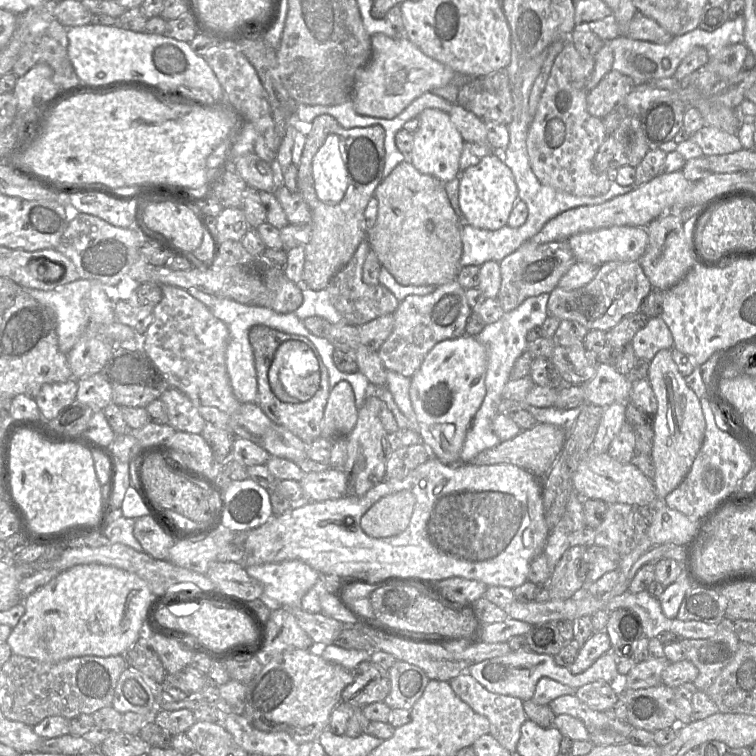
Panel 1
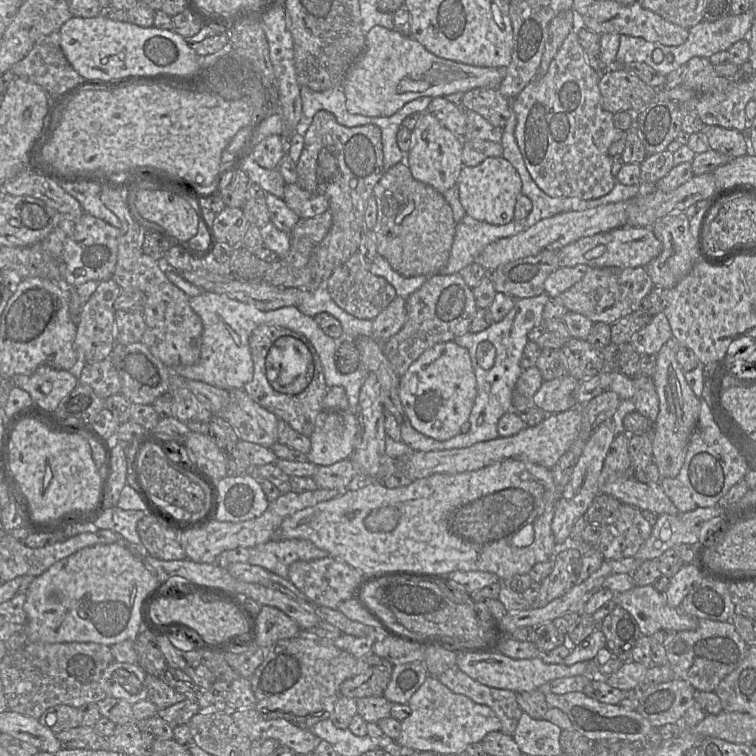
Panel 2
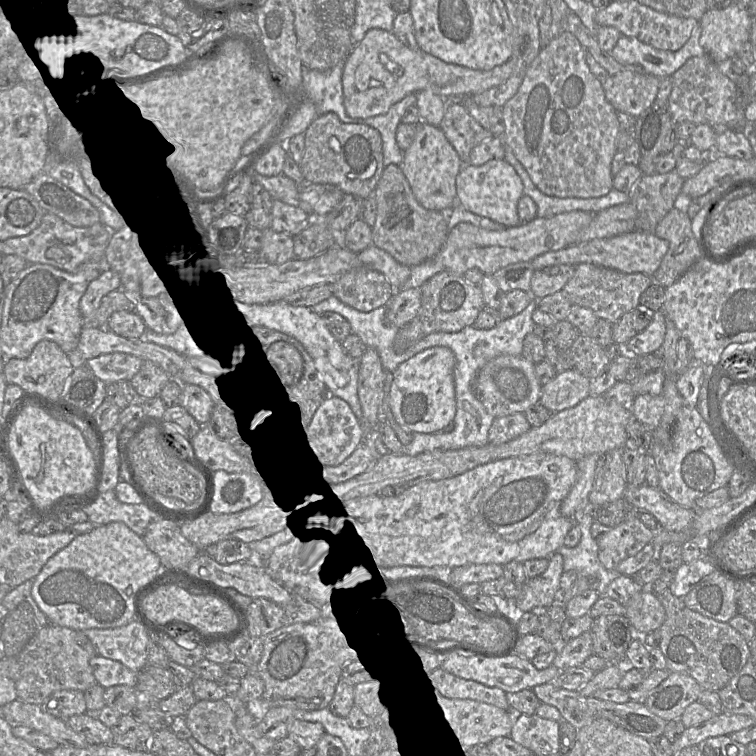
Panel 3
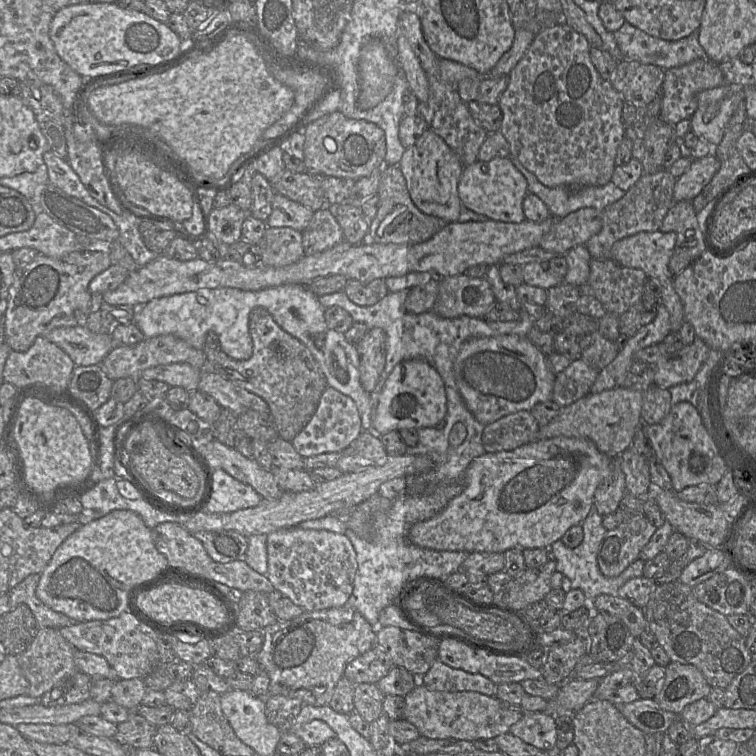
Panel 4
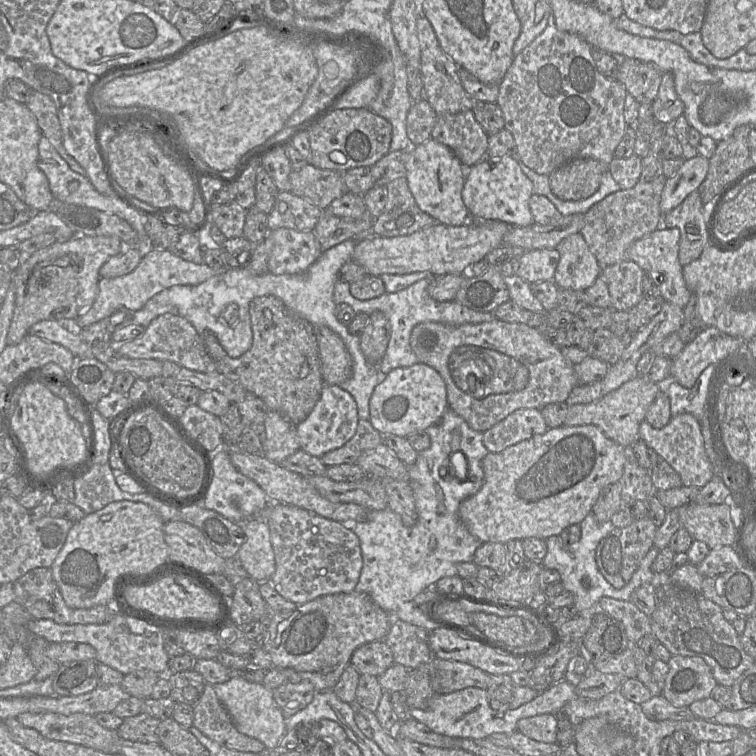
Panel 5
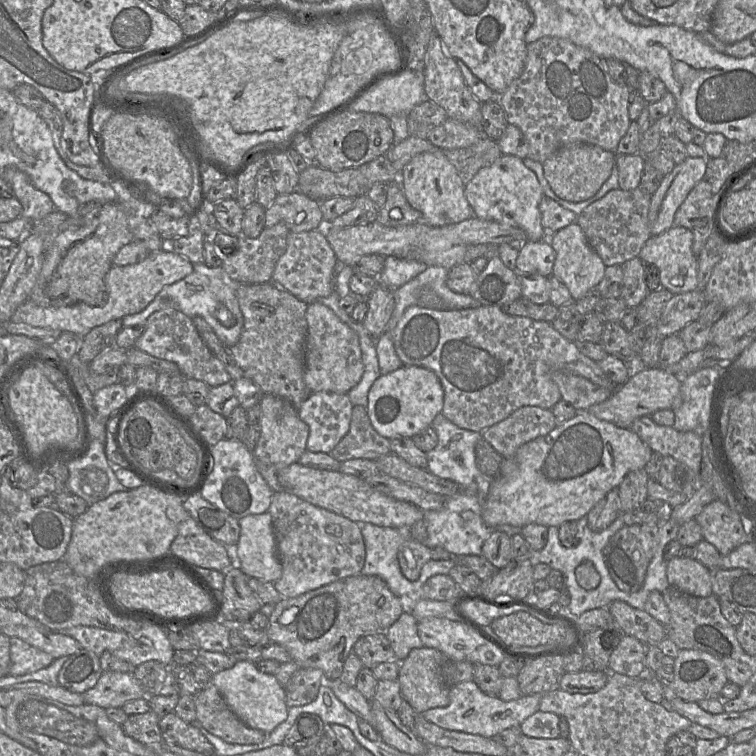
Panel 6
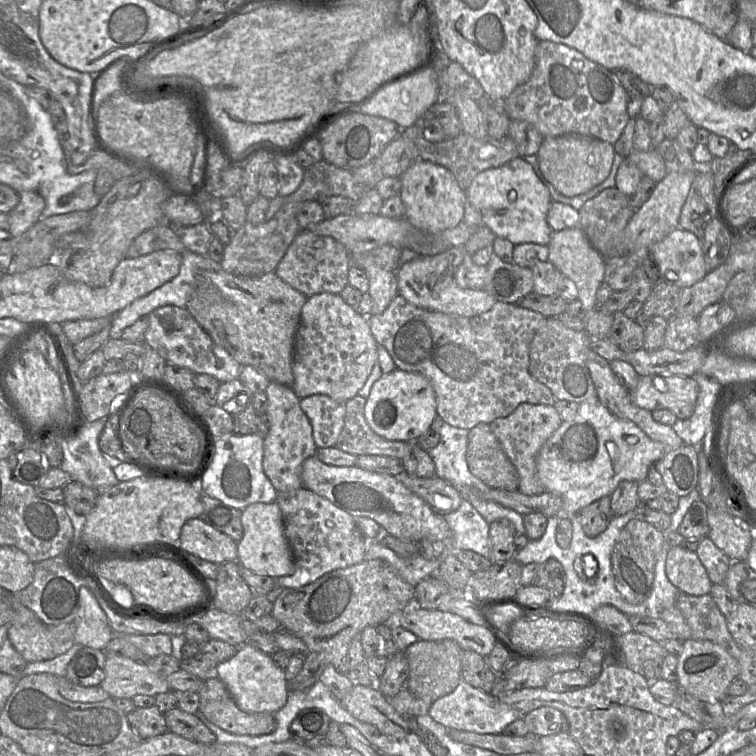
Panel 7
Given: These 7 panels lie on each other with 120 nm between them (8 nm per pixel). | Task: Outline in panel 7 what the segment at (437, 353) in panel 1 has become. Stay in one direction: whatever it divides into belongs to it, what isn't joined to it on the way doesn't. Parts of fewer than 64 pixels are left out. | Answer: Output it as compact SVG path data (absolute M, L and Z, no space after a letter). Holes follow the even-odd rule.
M400 369L383 374L366 399L365 419L370 428L387 440L416 441L431 426L437 414L437 400L430 381L422 374Z

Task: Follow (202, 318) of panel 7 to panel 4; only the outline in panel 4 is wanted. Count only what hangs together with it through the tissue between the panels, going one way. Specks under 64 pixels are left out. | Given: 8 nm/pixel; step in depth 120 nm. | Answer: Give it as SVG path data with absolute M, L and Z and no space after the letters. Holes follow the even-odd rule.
M256 307L250 312L249 332L253 354L247 360L234 360L227 356L221 348L218 336L214 332L208 332L203 349L207 366L264 399L279 438L292 442L315 414L320 398L328 386L325 376L309 349L284 331L265 308Z

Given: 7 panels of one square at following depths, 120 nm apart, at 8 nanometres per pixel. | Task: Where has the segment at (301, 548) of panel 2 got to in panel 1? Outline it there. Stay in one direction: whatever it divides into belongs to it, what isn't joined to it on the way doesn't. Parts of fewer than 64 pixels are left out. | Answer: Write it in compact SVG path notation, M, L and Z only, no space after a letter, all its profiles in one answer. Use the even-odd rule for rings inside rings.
M300 560L245 567L247 574L261 583L261 600L272 607L301 607L305 594L317 583L320 573Z

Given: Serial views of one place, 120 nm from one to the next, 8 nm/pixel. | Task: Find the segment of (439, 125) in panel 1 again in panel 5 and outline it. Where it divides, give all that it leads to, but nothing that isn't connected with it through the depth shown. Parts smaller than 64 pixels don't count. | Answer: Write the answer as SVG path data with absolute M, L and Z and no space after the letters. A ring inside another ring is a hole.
M430 138L418 146L412 146L405 177L418 207L436 222L449 226L470 222L469 210L462 199L466 168L446 145Z

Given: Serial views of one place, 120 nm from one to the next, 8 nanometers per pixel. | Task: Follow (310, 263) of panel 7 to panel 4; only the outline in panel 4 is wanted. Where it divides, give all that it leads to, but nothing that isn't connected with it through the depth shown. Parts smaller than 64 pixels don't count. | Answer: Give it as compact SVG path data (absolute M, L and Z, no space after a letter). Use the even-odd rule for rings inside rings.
M267 227L260 242L259 263L271 267L284 267L300 260L304 255L300 231L290 227Z

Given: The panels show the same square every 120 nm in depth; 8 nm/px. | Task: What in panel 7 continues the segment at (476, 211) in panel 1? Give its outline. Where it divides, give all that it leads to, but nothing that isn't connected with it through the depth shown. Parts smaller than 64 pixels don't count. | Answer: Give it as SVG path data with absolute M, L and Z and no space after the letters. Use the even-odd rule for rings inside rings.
M519 156L500 167L480 172L465 192L467 200L481 215L482 224L496 237L506 238L514 245L549 244L553 233L547 222L551 195L532 165L523 157Z

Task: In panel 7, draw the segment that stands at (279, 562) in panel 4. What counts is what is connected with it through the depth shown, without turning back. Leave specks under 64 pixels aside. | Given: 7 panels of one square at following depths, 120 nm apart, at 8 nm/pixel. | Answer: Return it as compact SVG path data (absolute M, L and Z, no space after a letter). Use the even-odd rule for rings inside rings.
M301 487L277 492L278 503L286 538L294 558L291 574L274 578L282 589L300 588L310 584L328 572L362 562L368 547L368 539L356 524L355 517L334 505L323 496Z

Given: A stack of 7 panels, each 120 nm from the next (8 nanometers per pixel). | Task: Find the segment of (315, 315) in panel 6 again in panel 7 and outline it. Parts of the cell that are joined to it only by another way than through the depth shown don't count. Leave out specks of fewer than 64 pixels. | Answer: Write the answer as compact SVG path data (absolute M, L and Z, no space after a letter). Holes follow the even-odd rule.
M323 292L307 297L295 334L293 391L301 399L324 394L346 402L358 395L378 361L377 347L368 318L349 306L340 294Z

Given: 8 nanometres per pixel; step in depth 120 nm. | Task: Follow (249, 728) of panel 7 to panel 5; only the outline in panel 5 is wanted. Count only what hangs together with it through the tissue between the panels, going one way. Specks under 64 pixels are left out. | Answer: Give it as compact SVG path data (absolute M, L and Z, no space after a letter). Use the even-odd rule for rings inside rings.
M206 683L203 694L194 706L193 726L209 739L228 749L240 752L267 752L262 742L236 729L211 684Z

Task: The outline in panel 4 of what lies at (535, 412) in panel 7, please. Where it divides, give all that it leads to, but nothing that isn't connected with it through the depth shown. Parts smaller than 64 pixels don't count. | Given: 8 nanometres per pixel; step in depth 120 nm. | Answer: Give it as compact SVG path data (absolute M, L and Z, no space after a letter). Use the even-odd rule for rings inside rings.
M518 411L486 425L482 445L487 453L511 451L535 440L539 428L530 411Z

